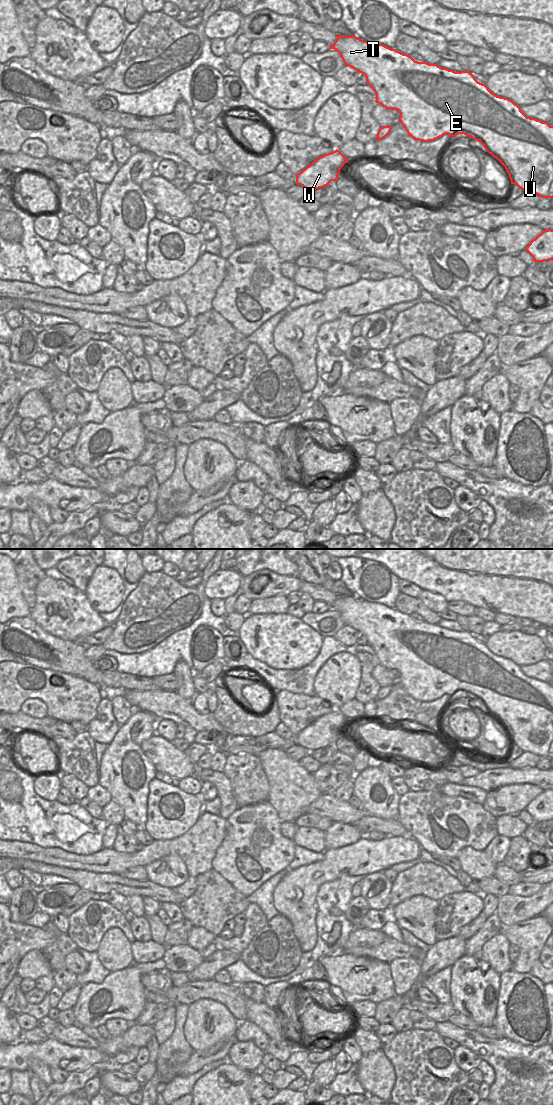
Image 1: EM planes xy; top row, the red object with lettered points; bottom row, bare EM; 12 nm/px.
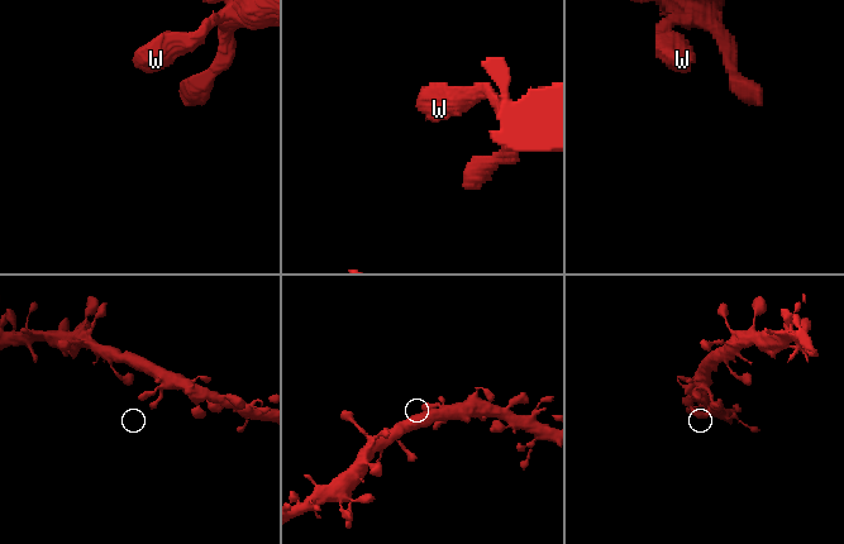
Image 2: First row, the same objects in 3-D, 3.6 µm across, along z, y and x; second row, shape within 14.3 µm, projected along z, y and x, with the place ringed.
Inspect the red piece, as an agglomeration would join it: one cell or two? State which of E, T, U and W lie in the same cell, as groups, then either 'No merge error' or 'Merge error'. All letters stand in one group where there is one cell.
Groups: E T U W. No merge error.

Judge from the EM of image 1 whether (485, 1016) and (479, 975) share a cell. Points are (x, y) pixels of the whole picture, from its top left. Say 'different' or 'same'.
same

